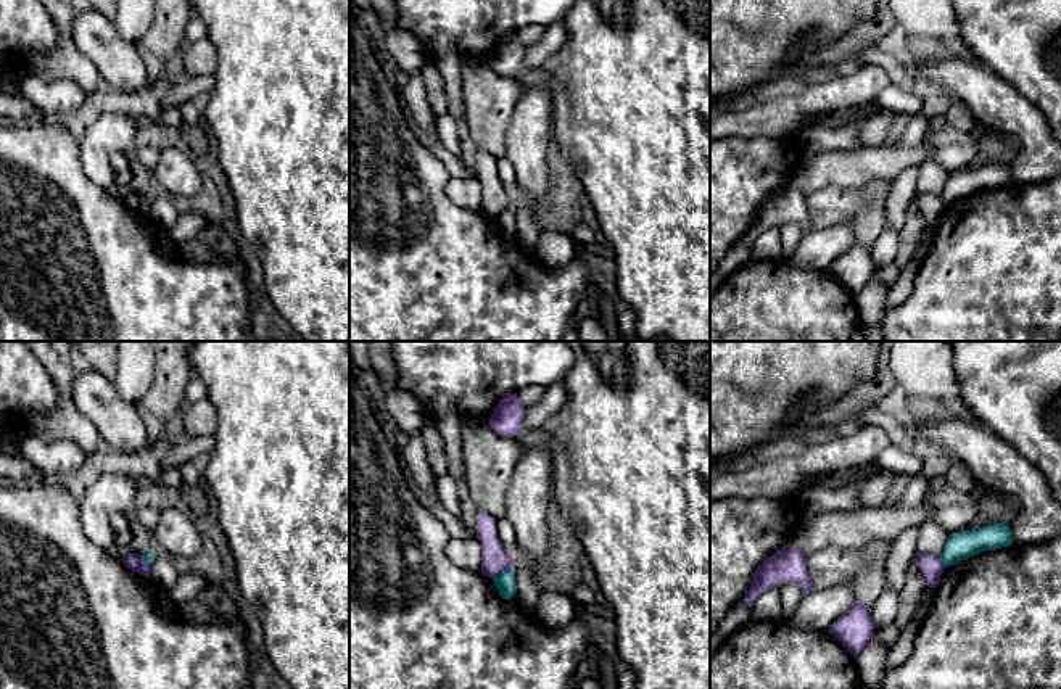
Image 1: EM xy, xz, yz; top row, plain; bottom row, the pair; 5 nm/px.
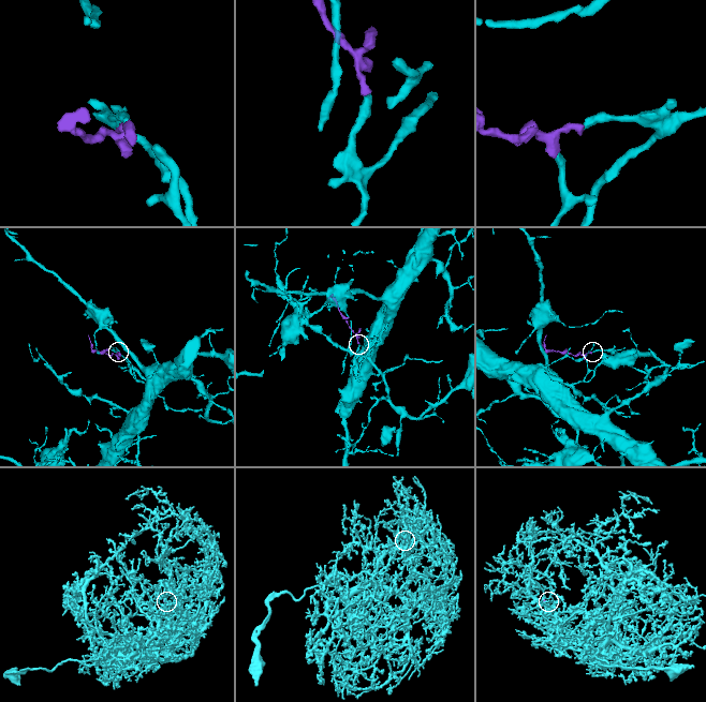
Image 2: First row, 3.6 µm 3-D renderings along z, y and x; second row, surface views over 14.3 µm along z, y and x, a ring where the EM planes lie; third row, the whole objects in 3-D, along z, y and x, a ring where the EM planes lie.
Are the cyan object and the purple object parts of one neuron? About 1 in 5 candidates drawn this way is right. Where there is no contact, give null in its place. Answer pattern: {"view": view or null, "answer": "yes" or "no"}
{"view": "xz", "answer": "no"}

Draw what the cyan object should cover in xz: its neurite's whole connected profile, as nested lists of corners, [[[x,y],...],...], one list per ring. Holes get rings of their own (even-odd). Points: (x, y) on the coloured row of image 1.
[[[514,568],[502,571],[493,578],[494,586],[502,599],[510,599],[517,594],[517,581]]]

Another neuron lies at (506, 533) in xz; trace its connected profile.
[[[506,517],[501,520],[496,520],[496,531],[497,531],[499,541],[504,546],[515,543],[515,530]]]

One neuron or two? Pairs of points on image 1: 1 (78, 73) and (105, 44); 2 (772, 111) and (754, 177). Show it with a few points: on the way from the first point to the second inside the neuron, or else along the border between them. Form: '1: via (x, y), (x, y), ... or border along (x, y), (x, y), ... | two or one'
1: border along (71, 26), (73, 44), (95, 66), (102, 79) | two
2: border along (726, 137), (791, 137), (796, 140) | two

